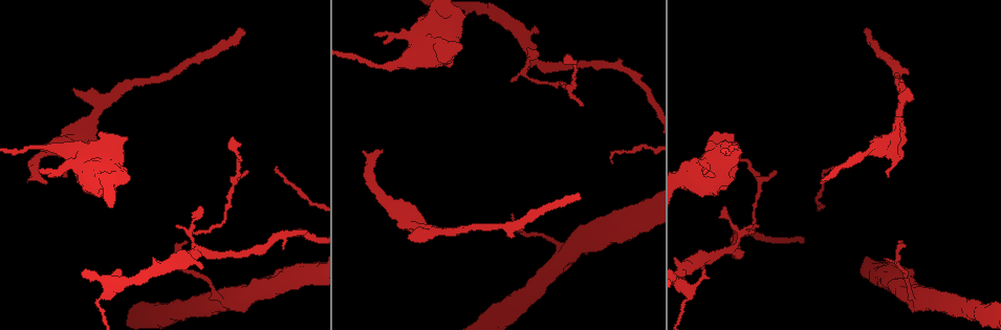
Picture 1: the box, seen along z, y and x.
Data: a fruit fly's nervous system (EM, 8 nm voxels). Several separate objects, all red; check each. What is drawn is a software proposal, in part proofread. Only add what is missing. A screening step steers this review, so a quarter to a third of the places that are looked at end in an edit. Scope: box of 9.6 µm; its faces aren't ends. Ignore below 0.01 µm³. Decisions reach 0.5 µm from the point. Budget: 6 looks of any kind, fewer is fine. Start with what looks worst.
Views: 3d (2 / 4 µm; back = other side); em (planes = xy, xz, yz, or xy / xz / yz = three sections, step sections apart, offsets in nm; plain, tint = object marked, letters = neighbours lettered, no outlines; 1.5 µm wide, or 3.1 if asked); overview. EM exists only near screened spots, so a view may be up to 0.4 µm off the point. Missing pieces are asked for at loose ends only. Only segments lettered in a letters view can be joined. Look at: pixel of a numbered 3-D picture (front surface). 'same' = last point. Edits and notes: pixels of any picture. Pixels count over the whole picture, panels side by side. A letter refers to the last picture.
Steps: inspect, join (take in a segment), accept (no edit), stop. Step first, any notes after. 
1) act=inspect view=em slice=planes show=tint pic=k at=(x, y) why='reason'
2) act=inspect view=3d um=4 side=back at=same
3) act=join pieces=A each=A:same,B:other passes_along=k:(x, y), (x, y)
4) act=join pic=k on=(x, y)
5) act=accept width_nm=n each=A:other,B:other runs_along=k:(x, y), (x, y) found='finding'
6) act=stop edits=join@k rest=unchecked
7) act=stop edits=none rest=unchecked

act=inspect view=3d um=2 pic=1 at=(574, 195) why='free end'

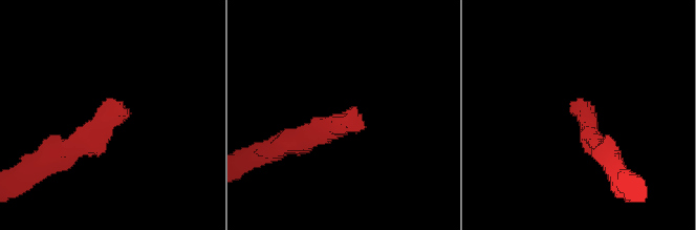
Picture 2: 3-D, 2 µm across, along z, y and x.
act=inspect view=em slice=xy step=8 show=letters pic=2 at=(344, 117)

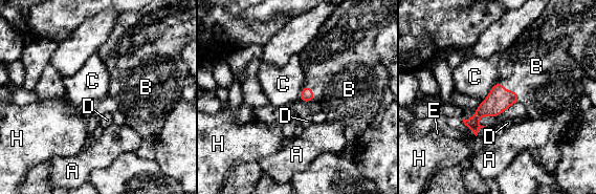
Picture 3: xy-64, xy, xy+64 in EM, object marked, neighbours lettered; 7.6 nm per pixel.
act=join pieces=B width_nm=110 longest_contact=B:240nm each=A:other,B:same,C:other,D:other,E:other,H:other found='it goes on there'

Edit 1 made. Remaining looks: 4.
act=inspect view=overview

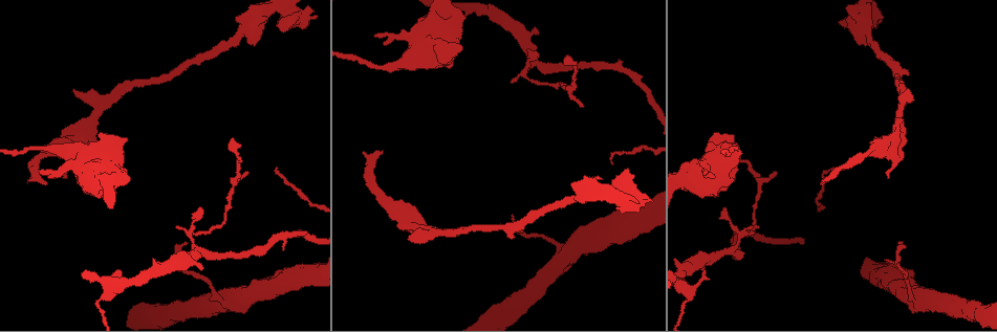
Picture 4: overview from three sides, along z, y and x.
act=inspect view=em slice=yz step=4 show=tint pic=4 at=(39, 171) why='an open end'

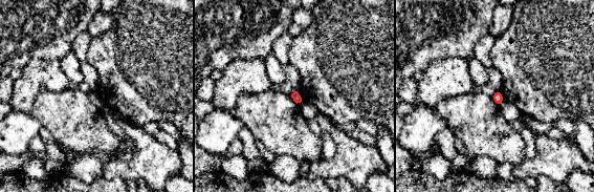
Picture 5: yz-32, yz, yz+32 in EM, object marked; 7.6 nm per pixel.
act=inspect view=em slice=planes show=letters at=same why='another direction'

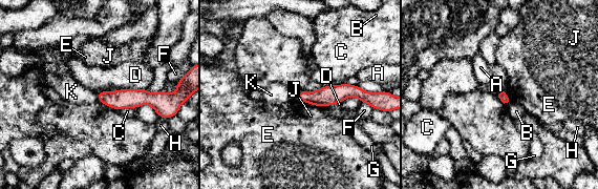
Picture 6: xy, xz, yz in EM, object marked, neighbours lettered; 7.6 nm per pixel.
act=accept each=A:other,B:other,C:other,D:other,E:other,F:other,G:other,H:other,J:other,K:other runs_along=6:(300, 97), (356, 92), (363, 100) found='no lettered segment goes on from it'

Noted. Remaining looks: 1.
act=stop edits=join@3 rest=unchecked

